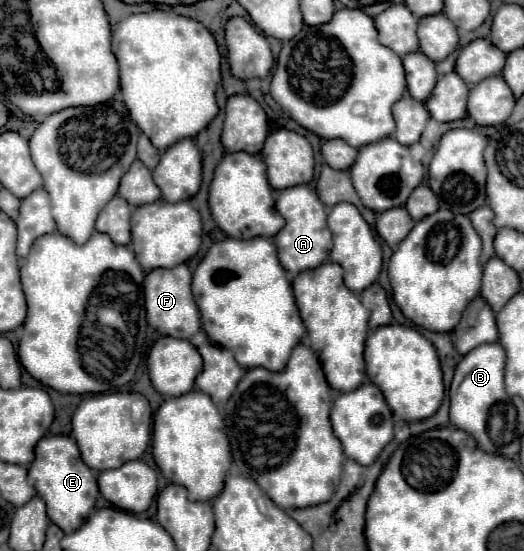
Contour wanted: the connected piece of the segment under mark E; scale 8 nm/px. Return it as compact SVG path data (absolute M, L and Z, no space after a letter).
M46 435L38 441L36 459L32 467L28 469L28 483L34 485L40 497L44 497L48 507L48 517L64 531L72 533L84 525L90 511L94 509L94 503L98 499L98 483L96 473L82 461L80 449L76 441L68 435Z

